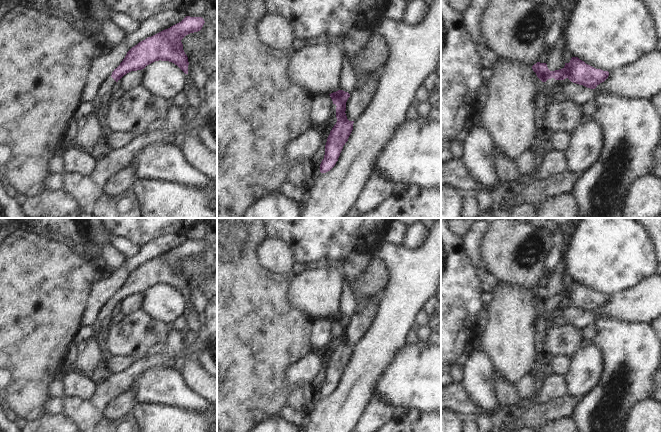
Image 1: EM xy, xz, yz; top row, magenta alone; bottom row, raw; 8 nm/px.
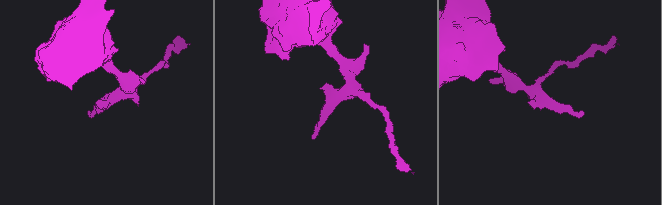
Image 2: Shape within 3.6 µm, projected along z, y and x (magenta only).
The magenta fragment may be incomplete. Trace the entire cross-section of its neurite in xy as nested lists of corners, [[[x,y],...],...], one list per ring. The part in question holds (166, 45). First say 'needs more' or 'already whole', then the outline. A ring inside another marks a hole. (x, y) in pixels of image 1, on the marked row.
needs more | [[[186,16],[181,22],[165,29],[132,47],[126,54],[120,65],[114,69],[112,75],[107,77],[100,86],[96,108],[94,113],[99,117],[103,115],[105,107],[110,103],[110,97],[118,86],[118,81],[127,73],[144,69],[155,61],[169,61],[177,65],[185,74],[188,74],[188,57],[183,50],[181,40],[188,34],[198,32],[202,29],[205,21],[202,17]]]

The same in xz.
needs more | [[[338,90],[329,94],[333,104],[331,105],[331,113],[336,116],[337,122],[330,131],[325,145],[324,159],[320,164],[320,172],[326,173],[330,171],[338,161],[343,146],[353,130],[354,121],[349,121],[346,116],[346,102],[350,97],[348,92]]]

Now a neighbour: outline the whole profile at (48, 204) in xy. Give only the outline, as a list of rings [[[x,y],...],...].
[[[44,191],[19,202],[27,218],[62,218],[83,211],[79,203],[63,191]]]

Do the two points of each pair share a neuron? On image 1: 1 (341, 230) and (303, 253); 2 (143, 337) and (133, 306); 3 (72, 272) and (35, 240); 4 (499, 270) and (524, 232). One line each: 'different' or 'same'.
1: same
2: different
3: same
4: same

